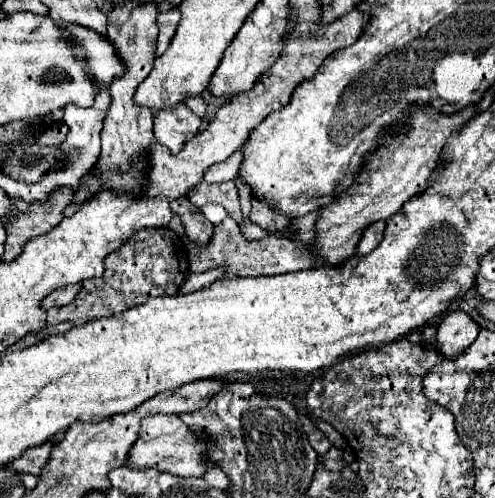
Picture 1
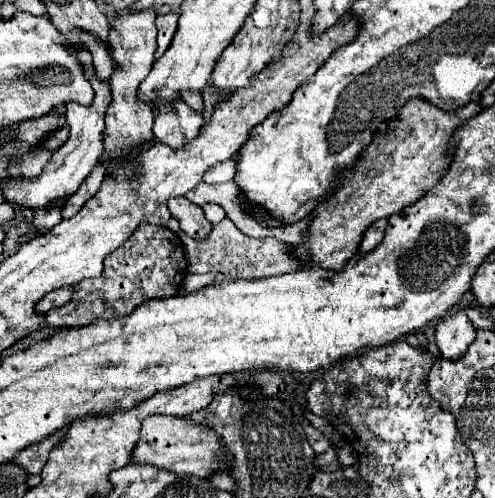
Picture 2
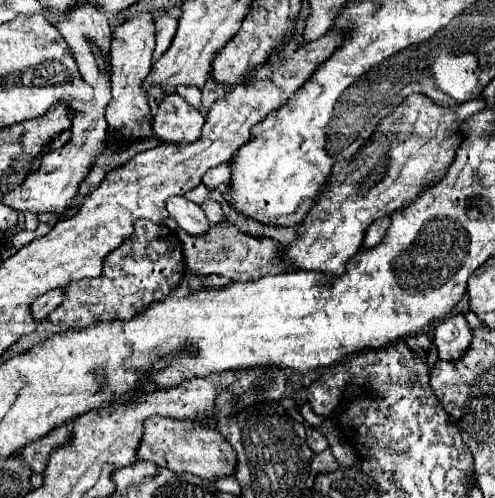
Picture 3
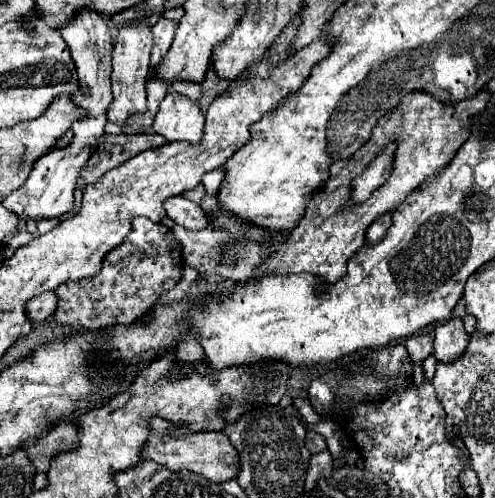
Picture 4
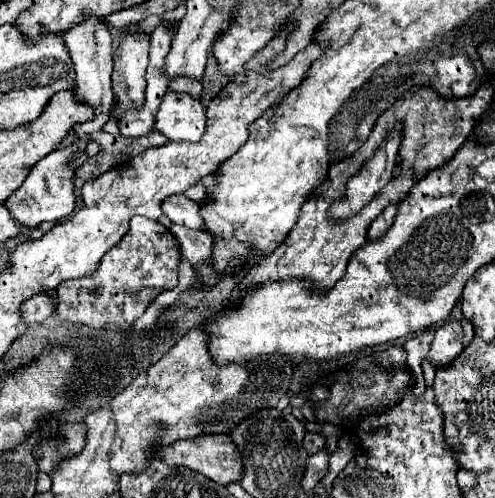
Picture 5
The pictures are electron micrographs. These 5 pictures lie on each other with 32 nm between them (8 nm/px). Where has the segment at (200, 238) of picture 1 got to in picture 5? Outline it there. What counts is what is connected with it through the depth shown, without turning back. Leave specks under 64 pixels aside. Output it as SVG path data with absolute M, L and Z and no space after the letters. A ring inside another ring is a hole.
M172 194L164 200L162 212L170 218L174 224L182 224L192 230L202 228L202 216L200 216L200 206L198 202L186 198L184 194Z

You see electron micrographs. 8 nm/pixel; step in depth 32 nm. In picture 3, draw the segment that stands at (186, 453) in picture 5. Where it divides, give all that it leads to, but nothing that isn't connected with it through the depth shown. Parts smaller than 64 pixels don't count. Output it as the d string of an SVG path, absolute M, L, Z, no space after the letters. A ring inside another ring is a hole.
M162 416L148 418L144 440L138 452L140 460L150 460L176 474L192 472L206 480L218 480L232 476L236 470L236 452L228 440L214 428L192 428L192 424L176 424L176 420L164 420Z

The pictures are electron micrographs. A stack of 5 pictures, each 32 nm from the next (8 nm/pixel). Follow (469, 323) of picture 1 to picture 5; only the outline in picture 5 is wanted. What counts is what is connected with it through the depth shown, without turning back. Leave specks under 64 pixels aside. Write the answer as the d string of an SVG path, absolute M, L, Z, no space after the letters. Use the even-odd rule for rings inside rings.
M448 322L436 328L436 338L422 362L430 362L434 368L448 366L464 350L462 336L464 334L462 334L460 322Z

